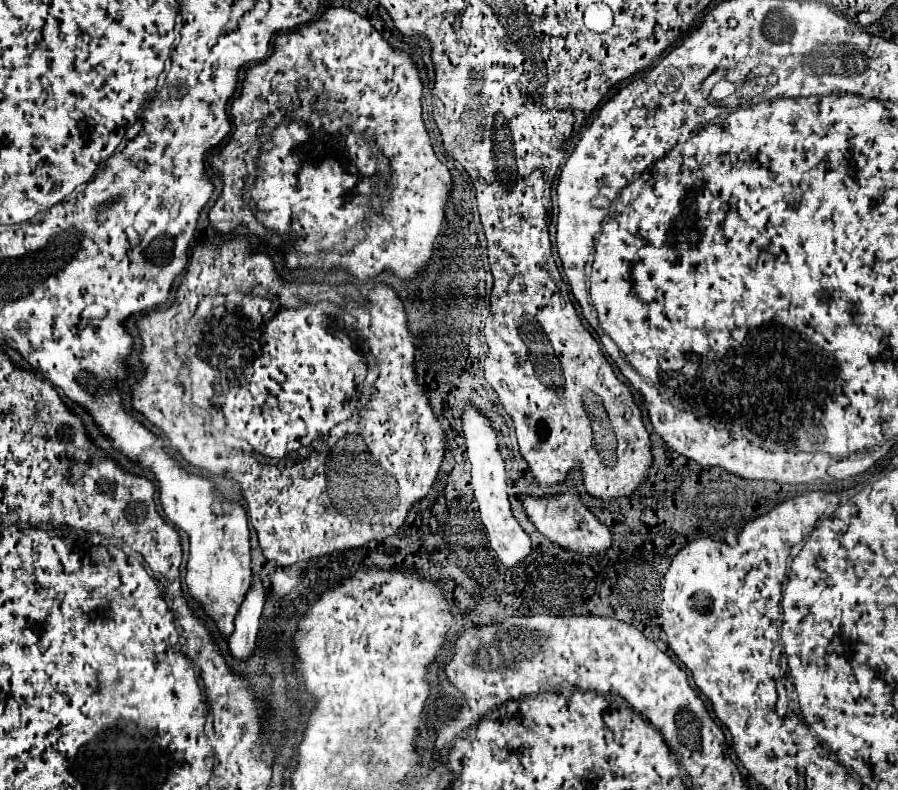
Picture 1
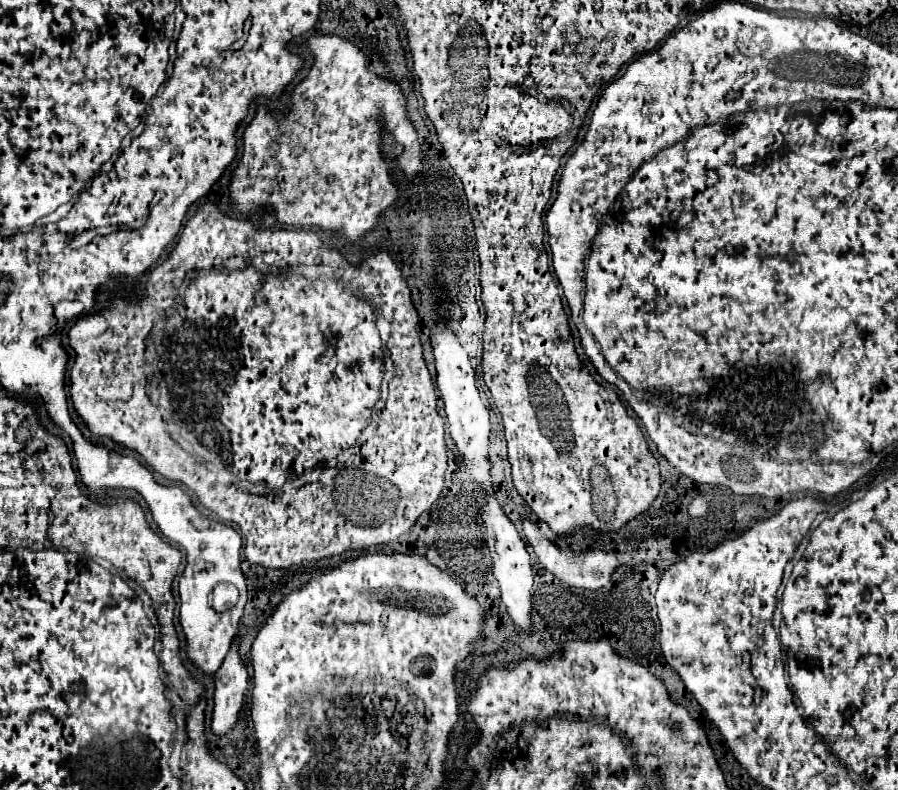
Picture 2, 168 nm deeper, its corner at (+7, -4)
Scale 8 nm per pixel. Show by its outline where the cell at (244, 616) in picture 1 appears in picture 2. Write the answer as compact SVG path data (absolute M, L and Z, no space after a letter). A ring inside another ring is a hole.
M239 640L233 642L231 652L227 654L221 670L215 674L215 708L213 708L213 722L211 730L215 736L225 736L233 730L239 710L245 702L247 692L247 670L243 660L237 654Z

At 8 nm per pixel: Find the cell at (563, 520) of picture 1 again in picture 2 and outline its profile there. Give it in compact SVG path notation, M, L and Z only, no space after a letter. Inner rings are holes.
M523 520L523 534L527 544L531 544L535 556L539 558L541 566L547 568L551 574L555 574L563 584L573 586L573 588L581 588L581 590L589 590L589 592L597 592L601 588L605 588L611 582L613 572L617 570L617 560L615 556L601 552L601 550L587 550L587 552L571 552L571 550L561 550L557 548L553 542L545 540L543 536L533 536L533 524L529 520Z

